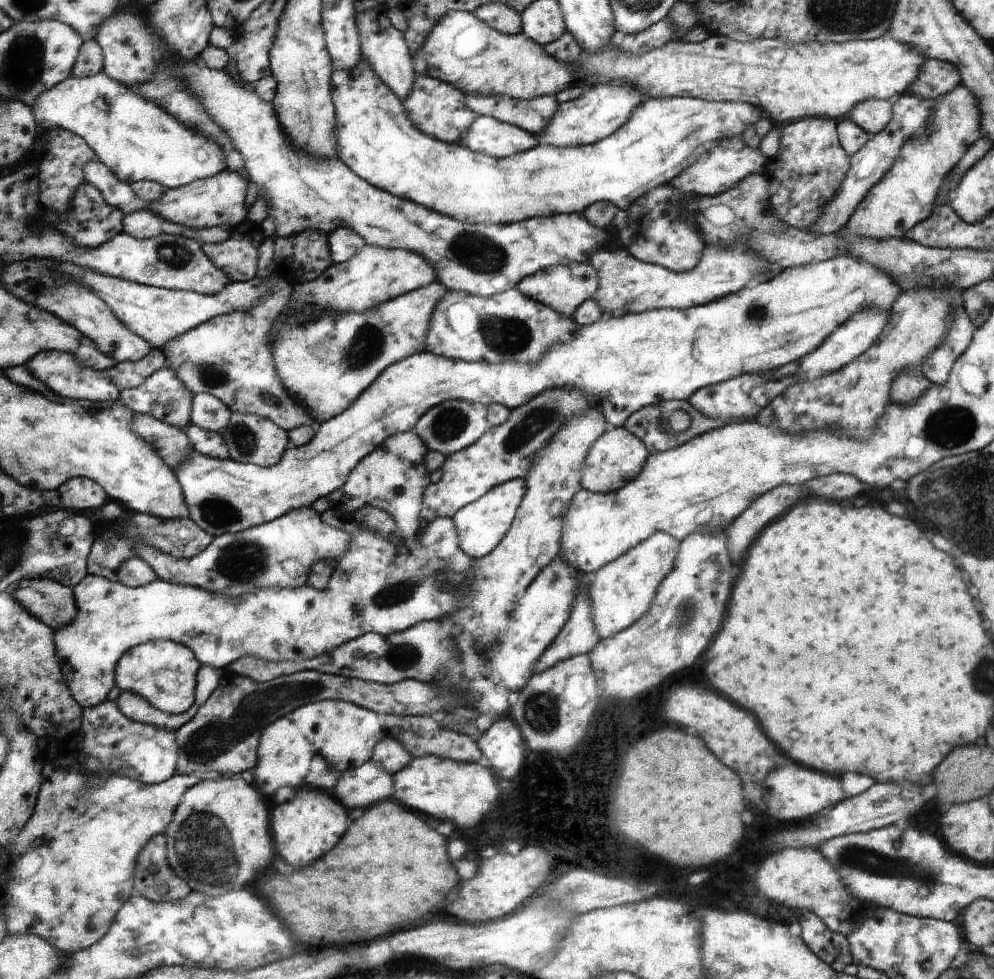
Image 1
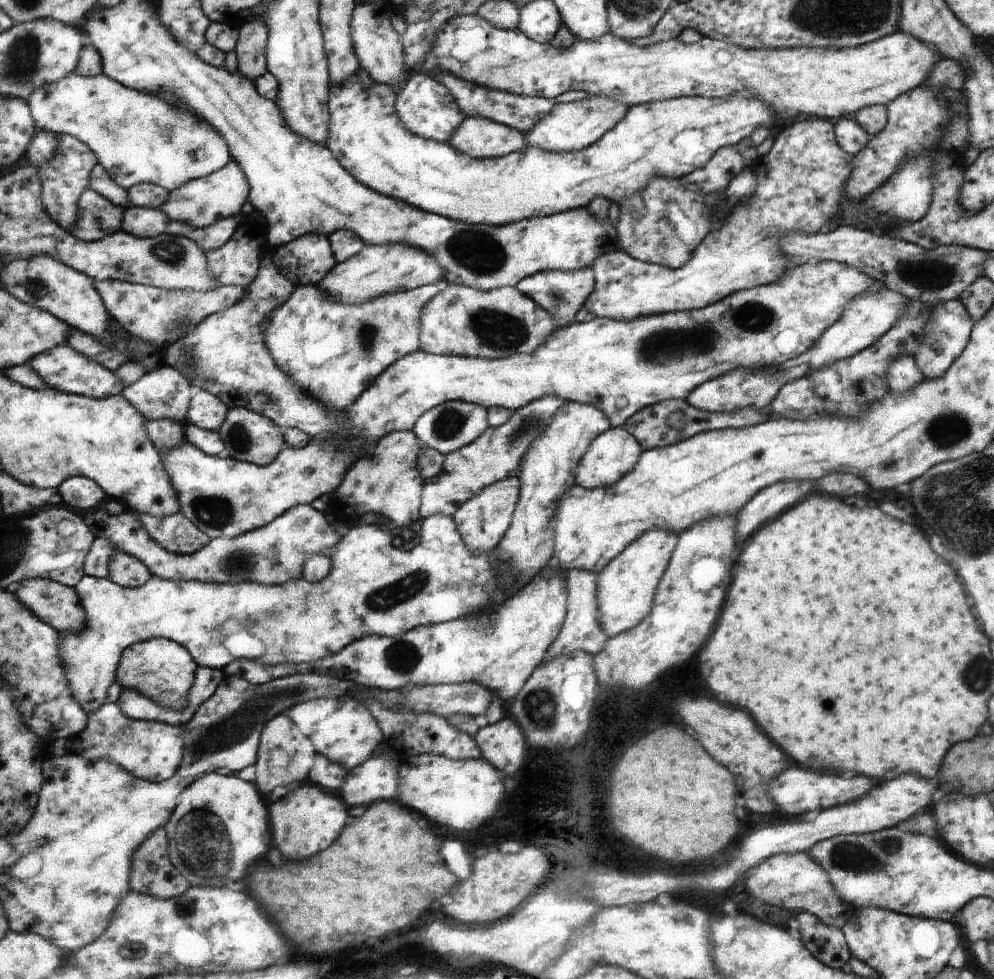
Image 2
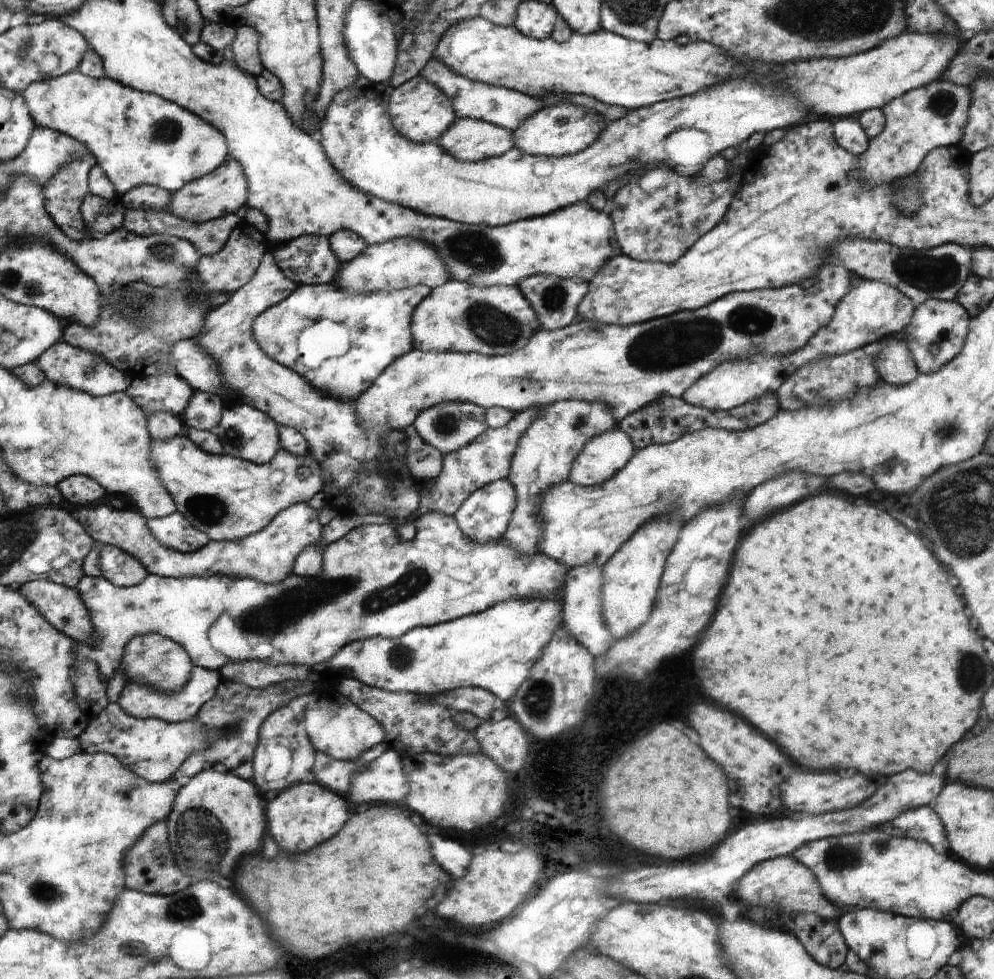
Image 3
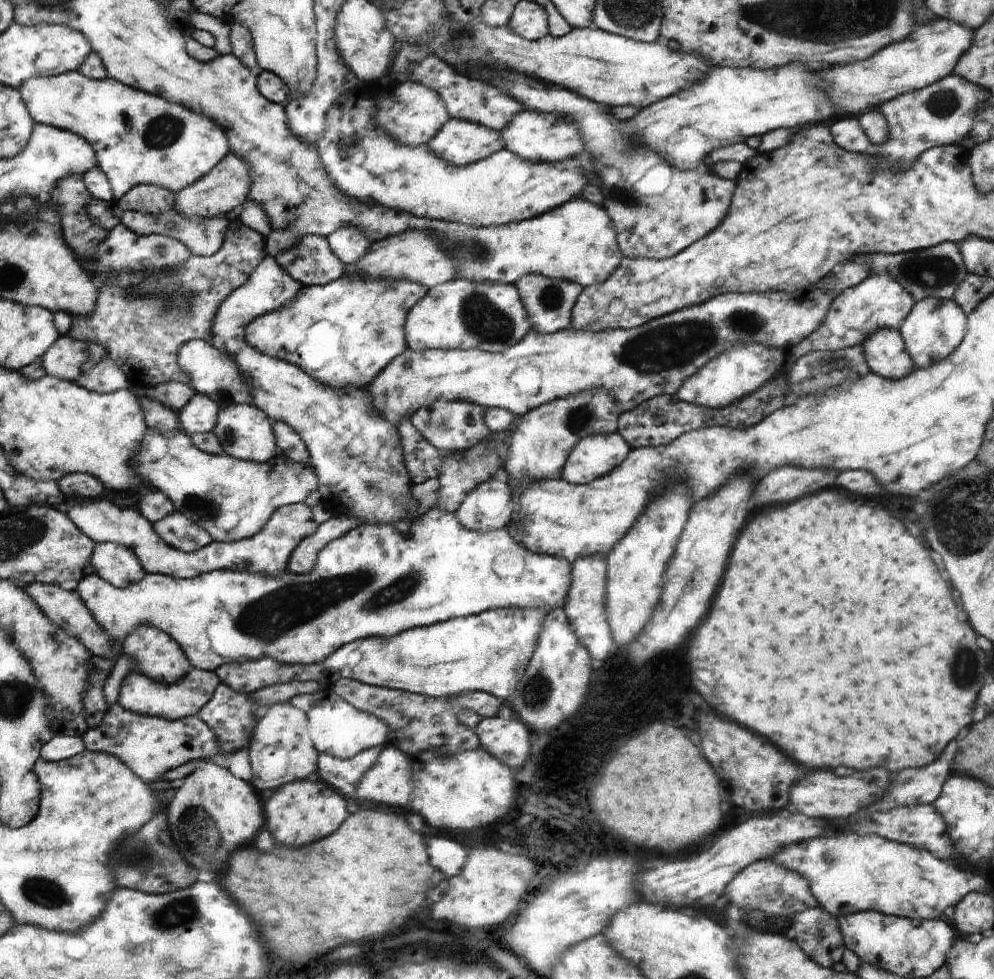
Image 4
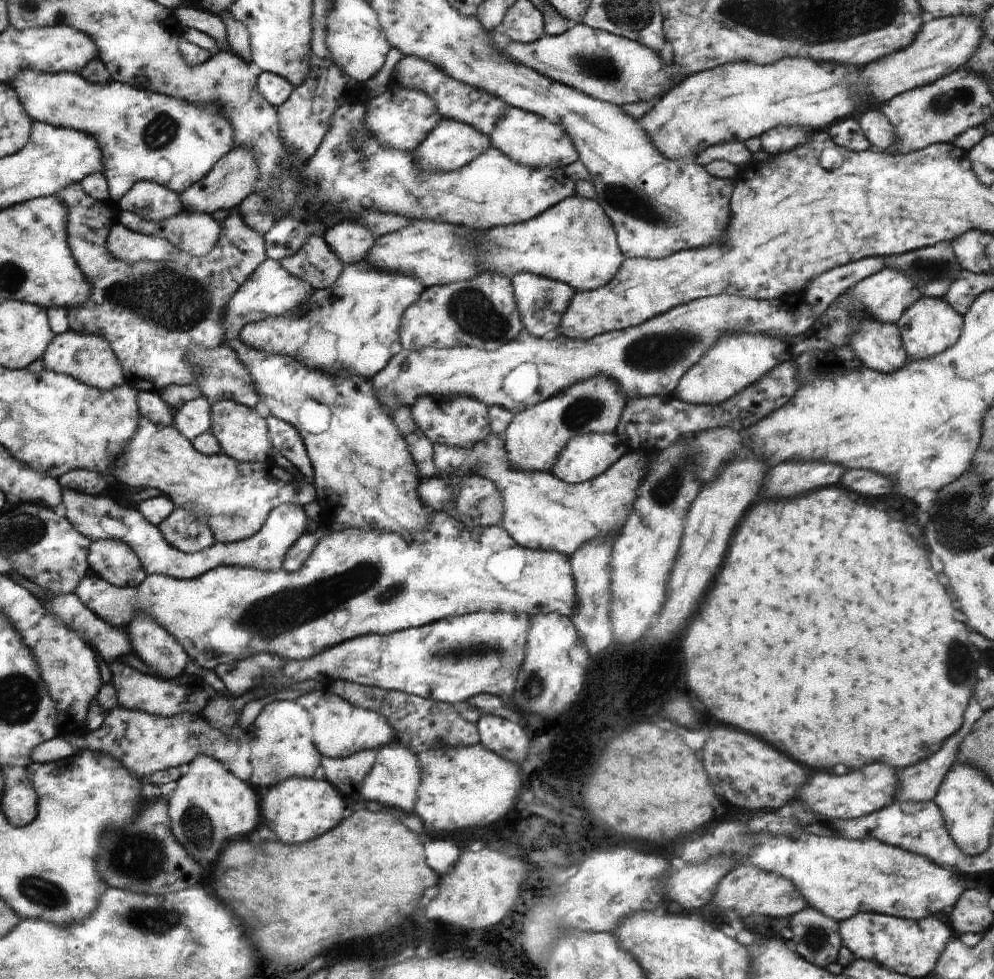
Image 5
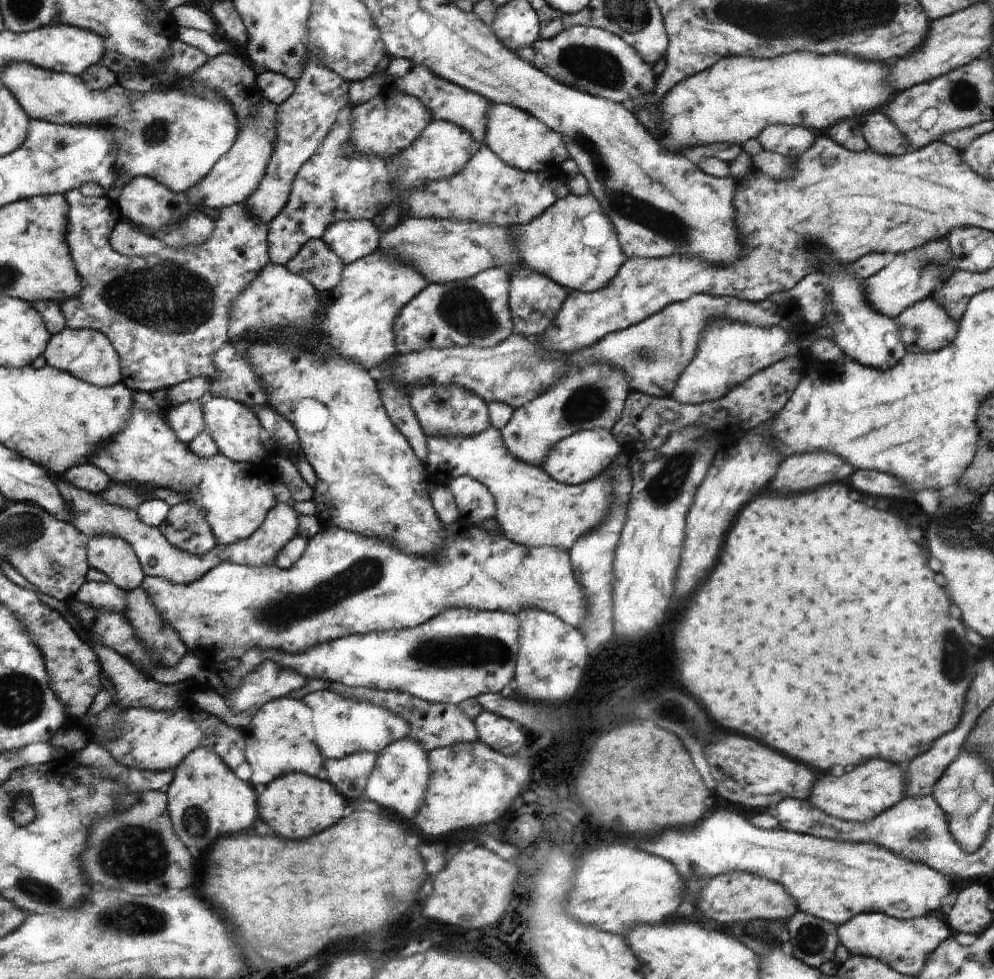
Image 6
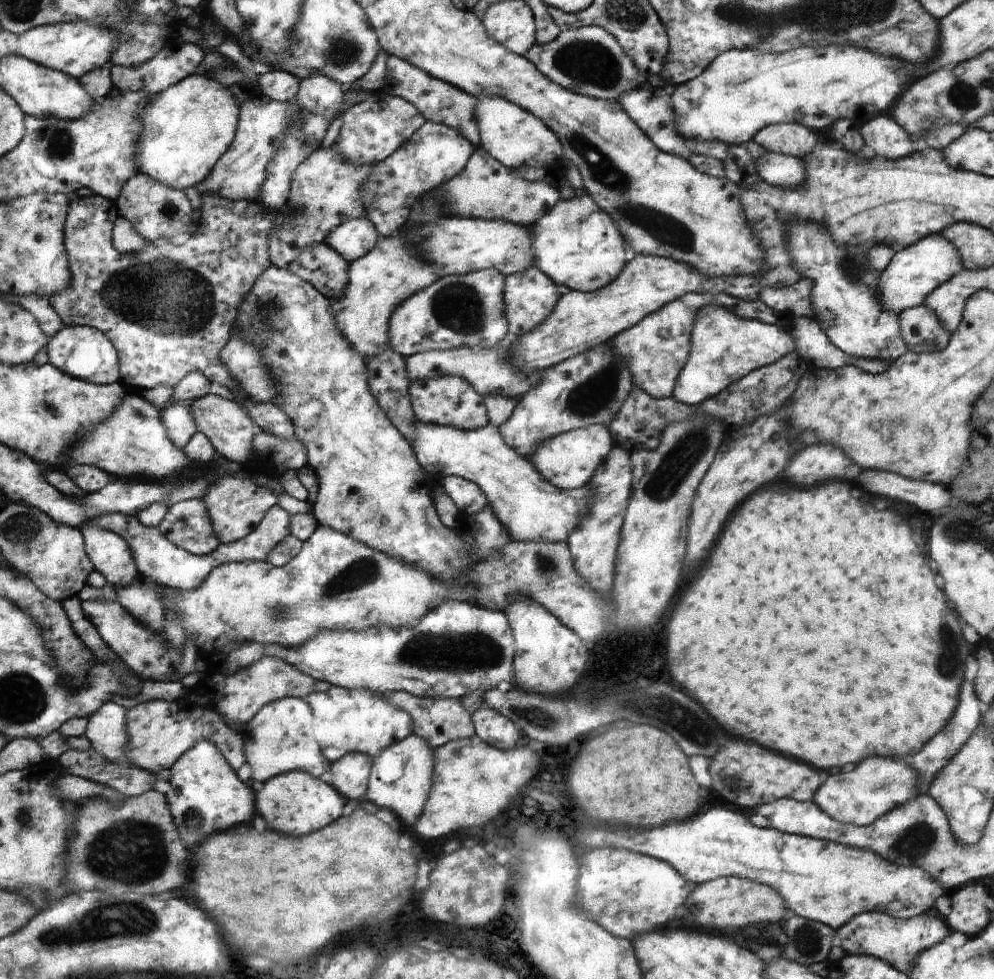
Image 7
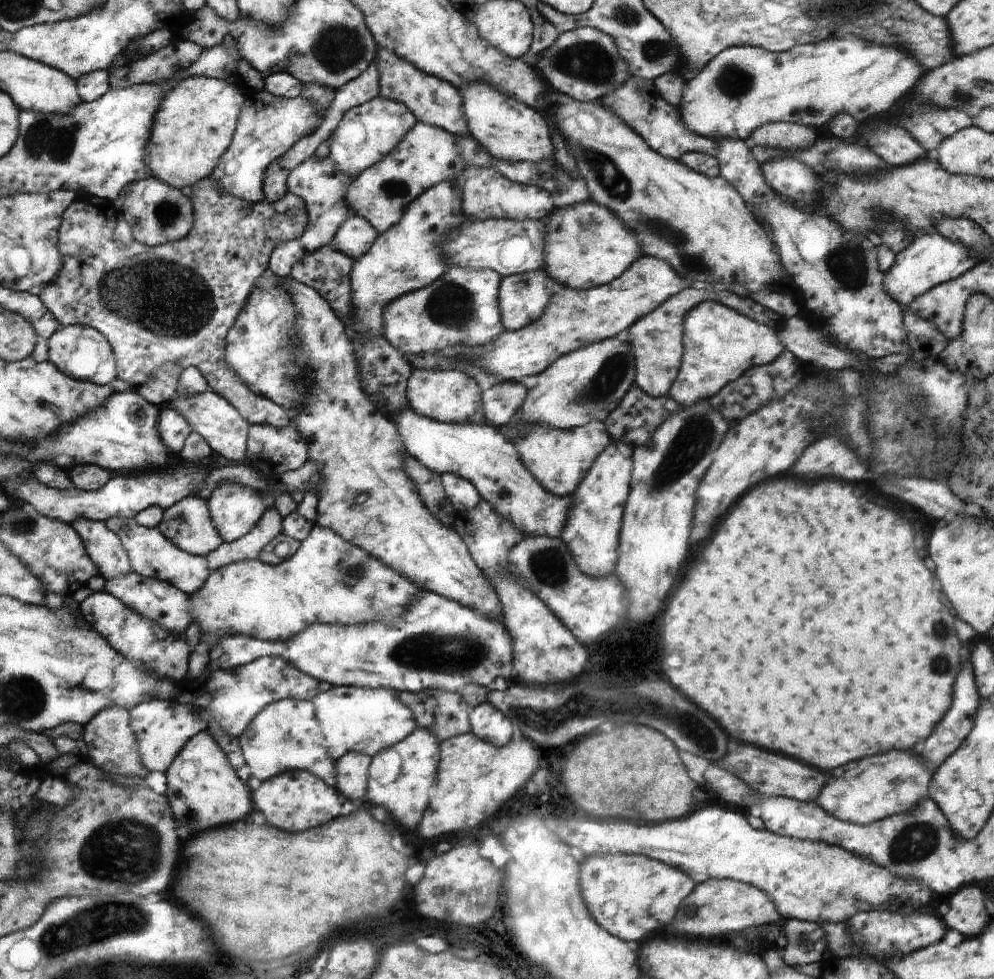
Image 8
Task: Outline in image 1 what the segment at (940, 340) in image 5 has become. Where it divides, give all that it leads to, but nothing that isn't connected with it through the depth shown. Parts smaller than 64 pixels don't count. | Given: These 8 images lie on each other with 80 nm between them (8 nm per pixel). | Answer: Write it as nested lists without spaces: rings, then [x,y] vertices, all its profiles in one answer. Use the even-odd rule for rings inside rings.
[[[963,308],[955,311],[945,341],[920,368],[932,385],[946,384],[952,365],[971,343],[974,329],[975,326]]]

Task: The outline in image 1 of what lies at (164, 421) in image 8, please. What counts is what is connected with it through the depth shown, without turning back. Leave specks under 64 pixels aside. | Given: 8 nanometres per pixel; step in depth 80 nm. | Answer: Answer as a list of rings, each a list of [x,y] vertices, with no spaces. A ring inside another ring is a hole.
[[[199,393],[194,395],[190,412],[191,425],[211,432],[221,433],[232,421],[232,412],[225,403],[212,394]]]

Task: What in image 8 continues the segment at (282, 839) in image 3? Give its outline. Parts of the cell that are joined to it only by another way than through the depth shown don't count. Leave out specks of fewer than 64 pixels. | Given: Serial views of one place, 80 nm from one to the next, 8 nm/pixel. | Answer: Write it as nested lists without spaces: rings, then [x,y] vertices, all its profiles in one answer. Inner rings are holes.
[[[290,770],[283,774],[278,774],[278,777],[272,778],[269,781],[262,782],[260,787],[254,790],[254,807],[266,817],[266,822],[272,827],[276,827],[282,831],[302,832],[306,828],[317,828],[321,825],[326,825],[326,822],[334,820],[340,814],[340,804],[334,796],[334,792],[322,782],[317,776],[307,771]]]

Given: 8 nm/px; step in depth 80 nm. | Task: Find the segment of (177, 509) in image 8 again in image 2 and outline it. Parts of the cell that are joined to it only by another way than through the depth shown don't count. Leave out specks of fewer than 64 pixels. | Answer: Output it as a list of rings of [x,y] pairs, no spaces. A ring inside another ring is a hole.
[[[178,512],[170,517],[139,514],[142,526],[155,542],[173,554],[193,554],[205,549],[212,541],[196,524]]]

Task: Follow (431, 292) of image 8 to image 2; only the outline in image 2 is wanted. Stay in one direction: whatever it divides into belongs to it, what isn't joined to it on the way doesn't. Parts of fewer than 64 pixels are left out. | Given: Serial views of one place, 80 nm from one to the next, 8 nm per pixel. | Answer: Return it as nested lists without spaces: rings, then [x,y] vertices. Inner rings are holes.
[[[448,283],[440,294],[422,306],[420,330],[423,352],[496,359],[532,354],[557,328],[546,310],[514,287],[482,291]]]

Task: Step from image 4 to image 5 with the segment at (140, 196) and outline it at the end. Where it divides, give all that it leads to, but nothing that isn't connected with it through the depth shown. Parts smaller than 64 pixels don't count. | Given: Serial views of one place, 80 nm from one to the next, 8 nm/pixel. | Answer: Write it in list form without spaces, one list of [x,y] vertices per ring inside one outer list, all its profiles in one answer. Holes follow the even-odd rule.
[[[138,181],[115,205],[118,212],[136,213],[150,221],[162,221],[185,212],[177,191],[150,181]]]

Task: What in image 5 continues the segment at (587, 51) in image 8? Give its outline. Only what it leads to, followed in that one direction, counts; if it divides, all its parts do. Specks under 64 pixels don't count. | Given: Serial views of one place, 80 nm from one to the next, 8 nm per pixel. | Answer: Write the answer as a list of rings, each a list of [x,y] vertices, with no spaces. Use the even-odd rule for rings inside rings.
[[[582,23],[572,24],[562,34],[556,36],[544,35],[540,40],[531,43],[514,41],[508,38],[506,34],[495,30],[492,32],[492,40],[500,51],[505,52],[516,63],[522,63],[524,66],[546,75],[546,78],[552,79],[554,82],[564,83],[566,86],[574,87],[592,98],[619,107],[622,107],[623,104],[632,104],[632,102],[648,102],[656,96],[662,97],[676,85],[680,85],[687,77],[687,72],[674,63],[674,60],[671,64],[664,64],[664,60],[660,57],[660,50],[652,50],[622,35],[594,29]]]

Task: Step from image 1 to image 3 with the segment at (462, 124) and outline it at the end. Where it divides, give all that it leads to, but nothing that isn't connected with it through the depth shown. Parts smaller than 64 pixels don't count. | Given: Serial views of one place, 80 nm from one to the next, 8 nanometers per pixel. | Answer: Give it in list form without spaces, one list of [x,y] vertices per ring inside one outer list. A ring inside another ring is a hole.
[[[420,75],[394,88],[389,101],[389,115],[402,135],[419,143],[436,142],[458,119],[449,95]]]

